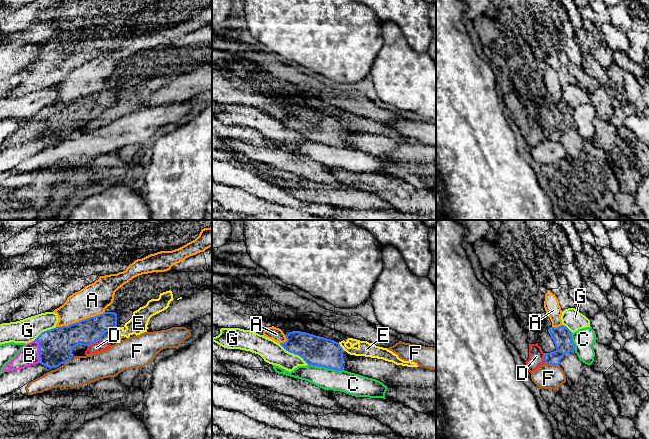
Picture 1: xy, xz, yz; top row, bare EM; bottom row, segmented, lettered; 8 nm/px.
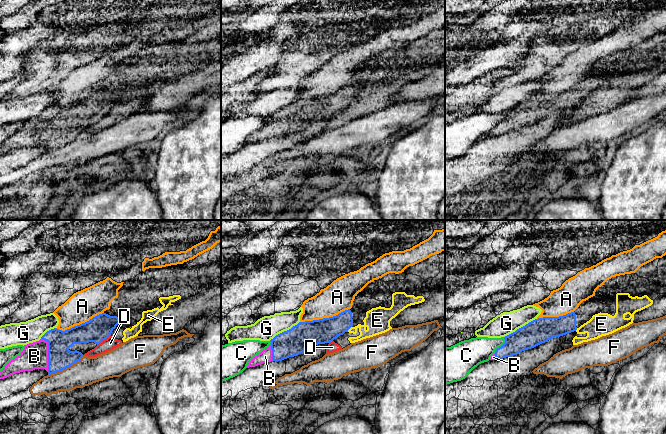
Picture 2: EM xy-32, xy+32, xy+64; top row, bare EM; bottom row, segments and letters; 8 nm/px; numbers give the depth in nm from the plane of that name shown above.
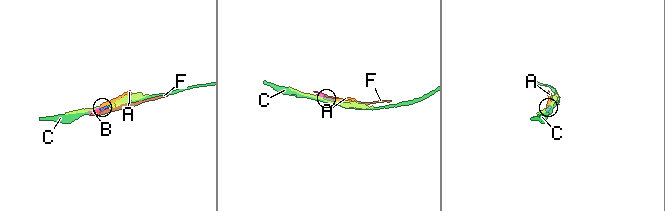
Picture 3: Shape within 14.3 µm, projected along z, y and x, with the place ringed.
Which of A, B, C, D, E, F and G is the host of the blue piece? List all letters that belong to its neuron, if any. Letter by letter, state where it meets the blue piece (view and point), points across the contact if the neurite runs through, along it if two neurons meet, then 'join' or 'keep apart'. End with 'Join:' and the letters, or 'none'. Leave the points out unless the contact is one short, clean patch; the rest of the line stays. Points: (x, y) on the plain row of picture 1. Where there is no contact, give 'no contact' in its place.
A: meets blue in xy at (79, 97); keep apart
B: meets blue in xy at (39, 126); join
C: meets blue in xz at (326, 143); keep apart
D: meets blue in xy at (93, 118); keep apart
E: meets blue in xz at (341, 123); border along xz (338, 119), (344, 126); keep apart
F: meets blue in yz at (552, 140); border along yz (545, 138), (558, 141); keep apart
G: meets blue in xz at (294, 129); keep apart
Join: B

